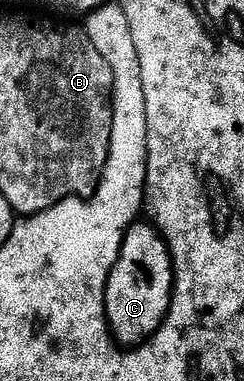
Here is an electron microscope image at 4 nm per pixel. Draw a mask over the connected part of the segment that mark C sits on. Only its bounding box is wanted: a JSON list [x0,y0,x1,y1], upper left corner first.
[102,223,172,342]

